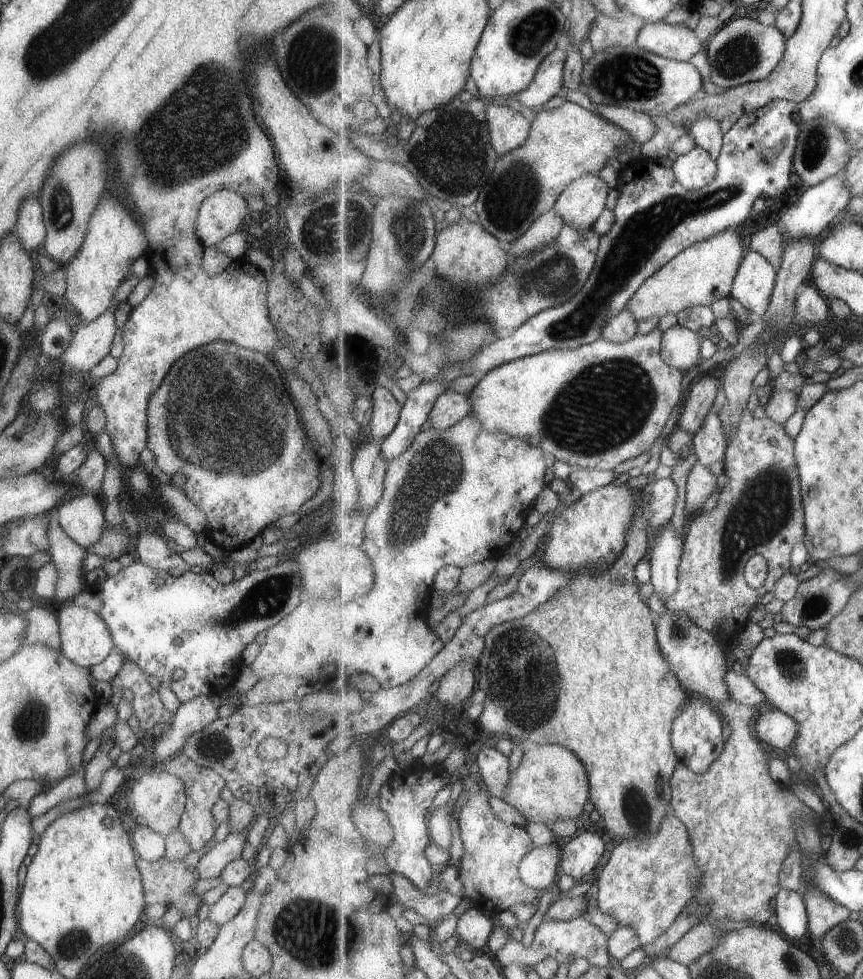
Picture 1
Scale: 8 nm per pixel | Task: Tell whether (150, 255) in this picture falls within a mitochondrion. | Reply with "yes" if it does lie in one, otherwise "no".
no

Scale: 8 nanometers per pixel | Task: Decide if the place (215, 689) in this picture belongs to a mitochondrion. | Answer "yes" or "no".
no

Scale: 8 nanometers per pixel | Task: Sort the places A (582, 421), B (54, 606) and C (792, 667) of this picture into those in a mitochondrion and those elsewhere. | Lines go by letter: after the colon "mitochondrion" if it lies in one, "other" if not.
A: mitochondrion
B: other
C: mitochondrion

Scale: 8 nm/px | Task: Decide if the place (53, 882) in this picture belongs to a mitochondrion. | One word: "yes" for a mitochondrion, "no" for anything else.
no

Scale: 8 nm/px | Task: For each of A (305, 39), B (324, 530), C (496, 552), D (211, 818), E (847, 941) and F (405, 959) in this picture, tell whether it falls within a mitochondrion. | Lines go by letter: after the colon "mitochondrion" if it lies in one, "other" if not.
A: mitochondrion
B: other
C: other
D: other
E: mitochondrion
F: other

